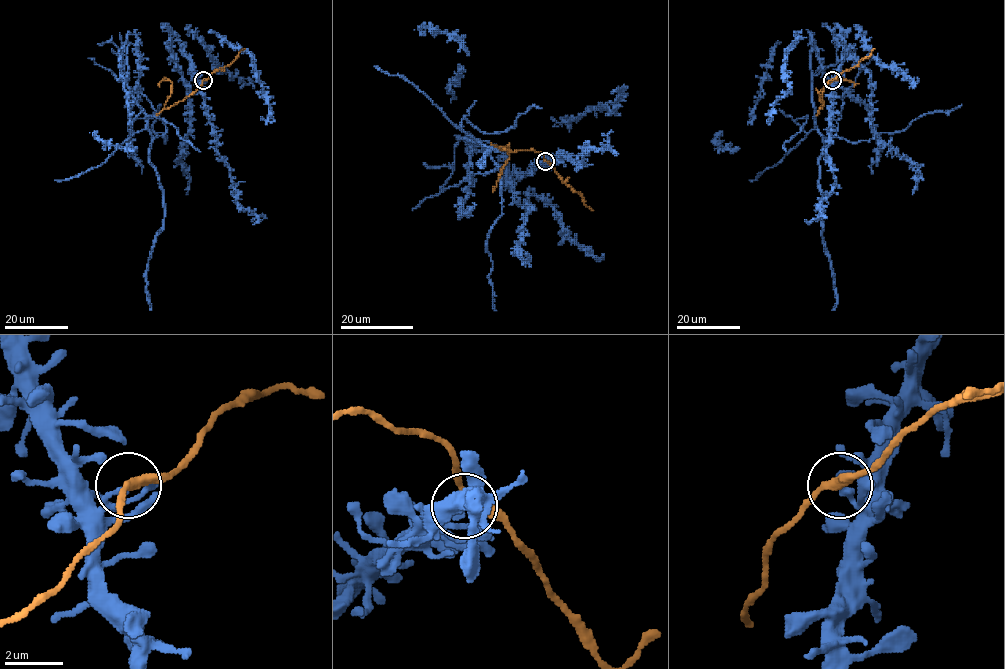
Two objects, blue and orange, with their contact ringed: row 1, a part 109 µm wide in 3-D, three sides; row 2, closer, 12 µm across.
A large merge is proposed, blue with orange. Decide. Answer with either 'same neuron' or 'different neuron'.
same neuron

